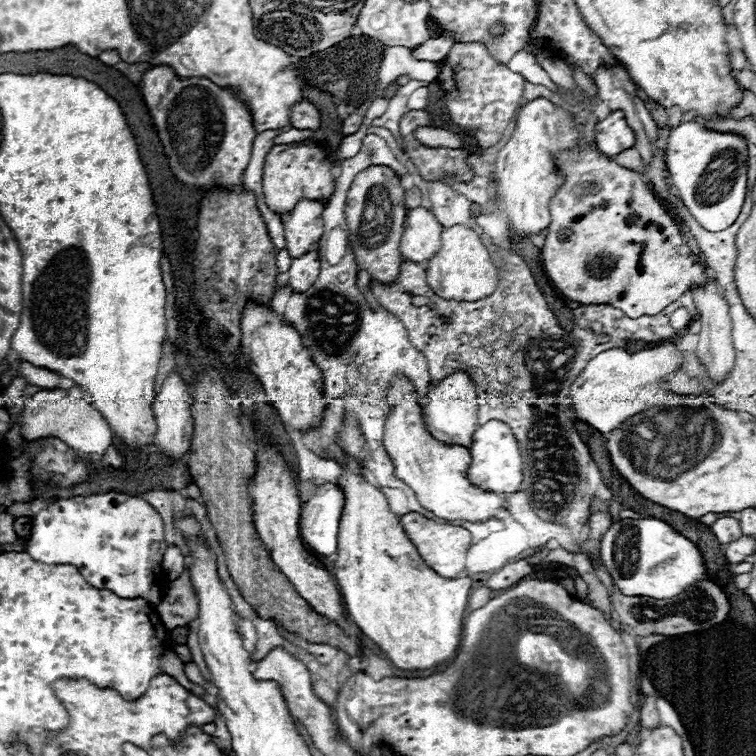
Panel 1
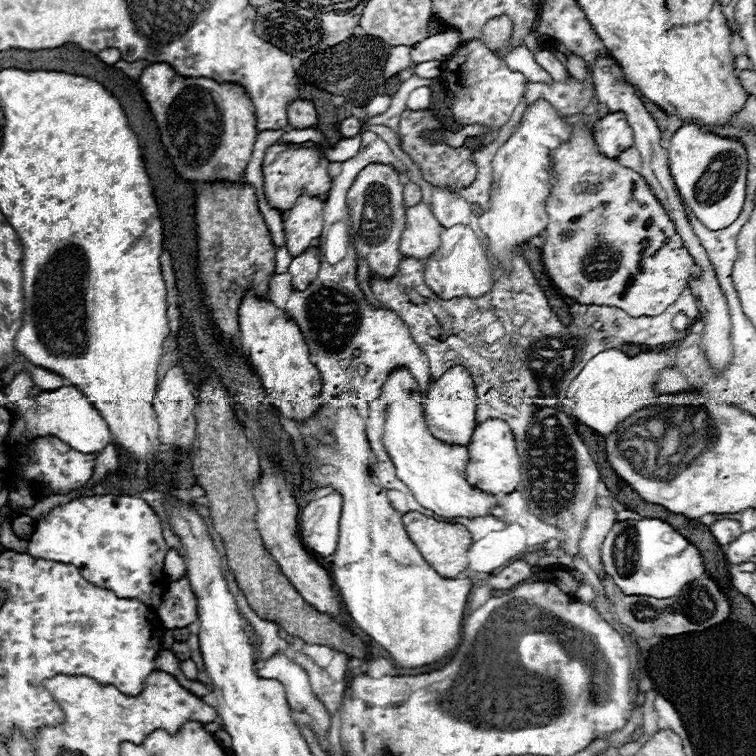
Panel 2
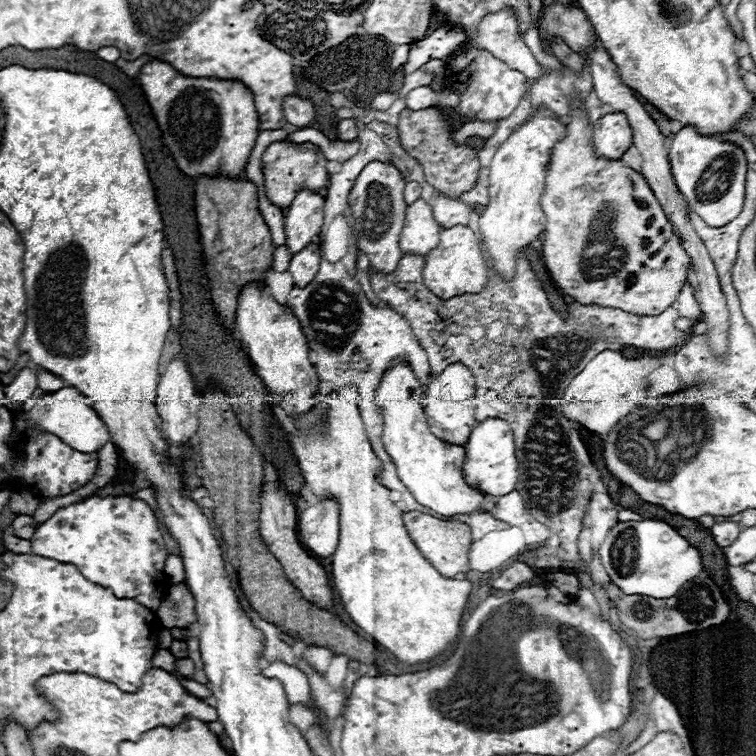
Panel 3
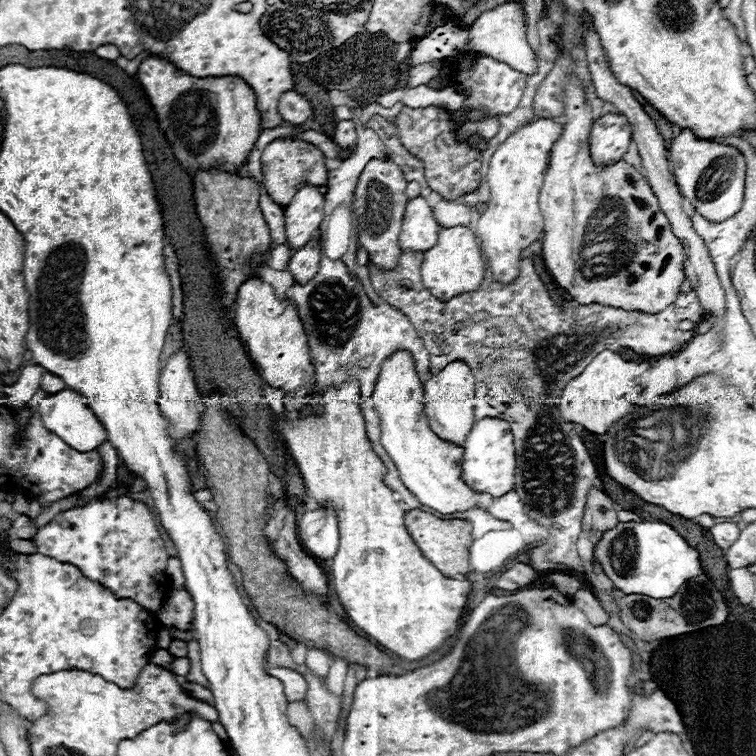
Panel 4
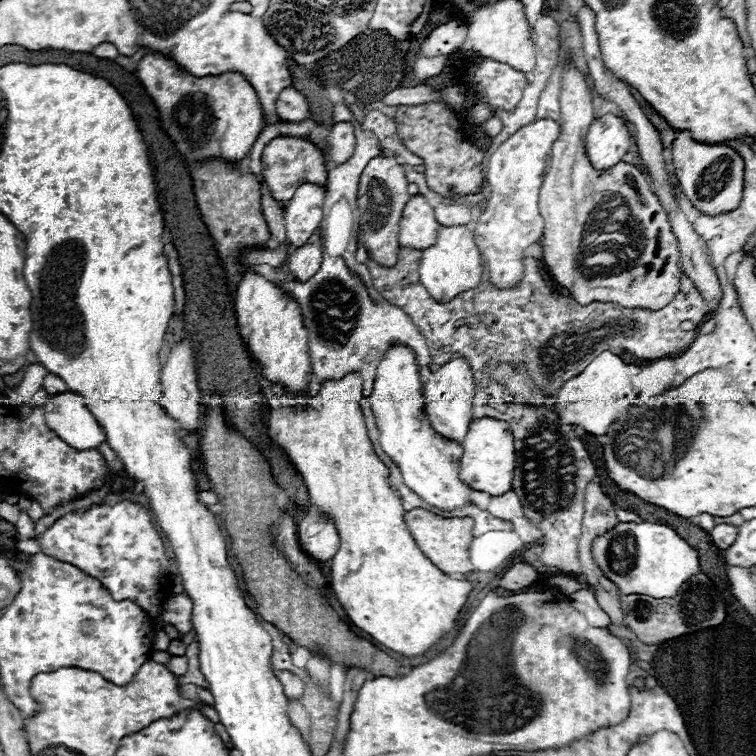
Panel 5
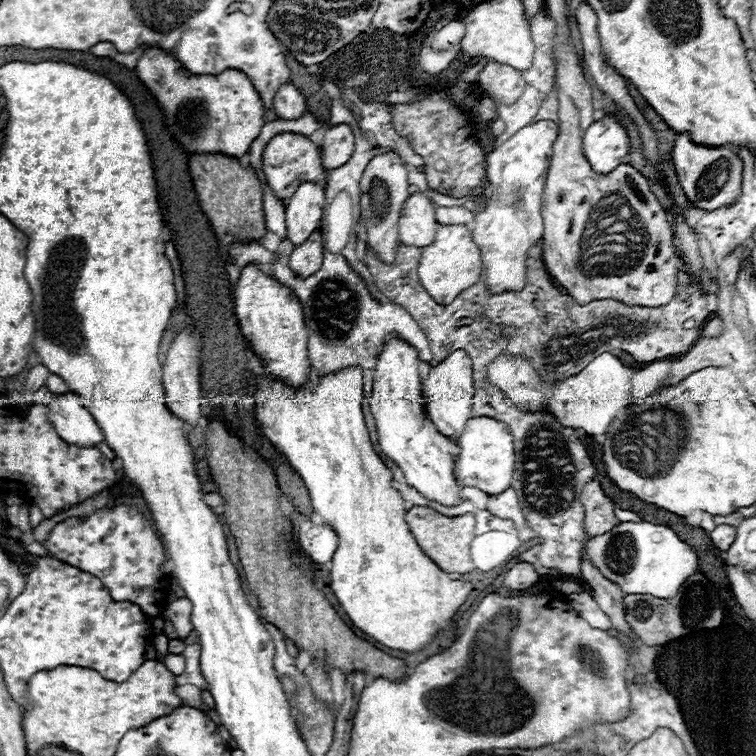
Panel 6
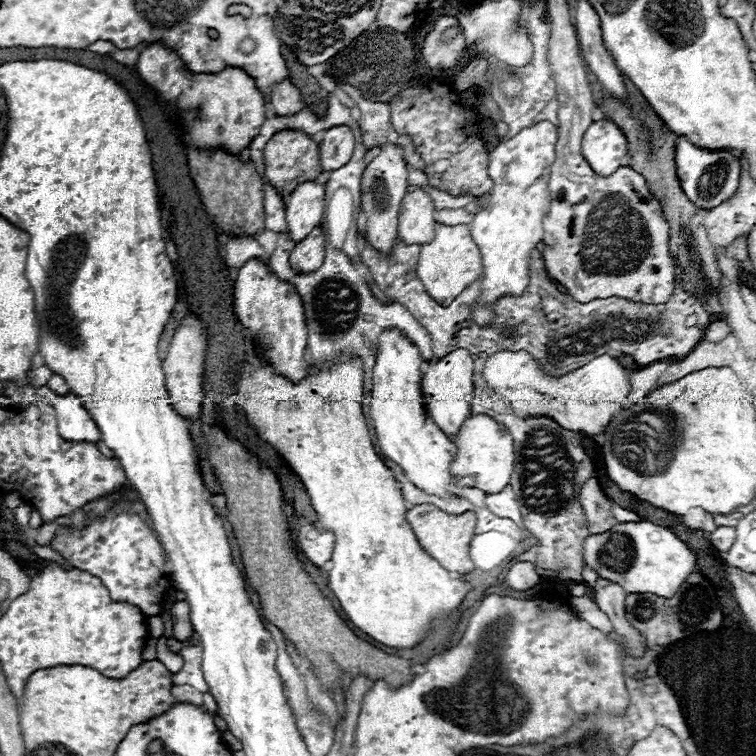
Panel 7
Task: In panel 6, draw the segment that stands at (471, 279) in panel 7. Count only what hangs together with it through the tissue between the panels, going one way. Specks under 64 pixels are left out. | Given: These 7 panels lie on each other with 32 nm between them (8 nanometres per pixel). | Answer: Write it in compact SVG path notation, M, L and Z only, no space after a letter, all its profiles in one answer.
M464 224L440 226L434 244L422 248L418 276L422 280L422 286L434 300L438 300L438 304L450 304L450 300L454 300L460 292L474 286L482 276L482 258L478 246L472 240L470 228L466 228Z

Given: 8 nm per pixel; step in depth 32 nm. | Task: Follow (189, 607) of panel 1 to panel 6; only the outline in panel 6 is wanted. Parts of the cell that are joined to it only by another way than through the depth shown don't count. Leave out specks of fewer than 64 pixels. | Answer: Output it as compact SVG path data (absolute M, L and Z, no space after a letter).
M176 598L170 600L166 610L162 612L164 620L170 620L178 632L178 638L186 638L192 632L192 624L190 624L190 612L192 612L192 604L188 598Z

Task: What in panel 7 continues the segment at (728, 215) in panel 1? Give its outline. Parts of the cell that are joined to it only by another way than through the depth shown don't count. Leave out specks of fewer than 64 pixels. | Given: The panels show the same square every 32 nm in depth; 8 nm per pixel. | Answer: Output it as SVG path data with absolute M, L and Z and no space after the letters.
M678 136L676 150L674 150L674 162L676 162L676 174L678 174L678 180L680 180L684 194L702 210L712 210L712 208L724 204L738 190L742 164L728 150L698 148L686 136Z

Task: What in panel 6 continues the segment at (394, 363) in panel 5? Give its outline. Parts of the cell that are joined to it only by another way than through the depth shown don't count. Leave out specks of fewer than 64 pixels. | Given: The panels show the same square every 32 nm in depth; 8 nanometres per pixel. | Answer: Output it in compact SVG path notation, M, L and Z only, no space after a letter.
M390 338L386 342L386 348L382 350L382 356L376 364L370 396L370 412L376 420L378 444L382 452L398 464L406 482L424 498L444 506L456 506L466 500L462 494L464 486L460 486L454 476L454 462L460 456L460 446L454 440L442 436L434 424L430 424L430 418L424 412L418 366L418 352L414 352L410 344L398 338Z

